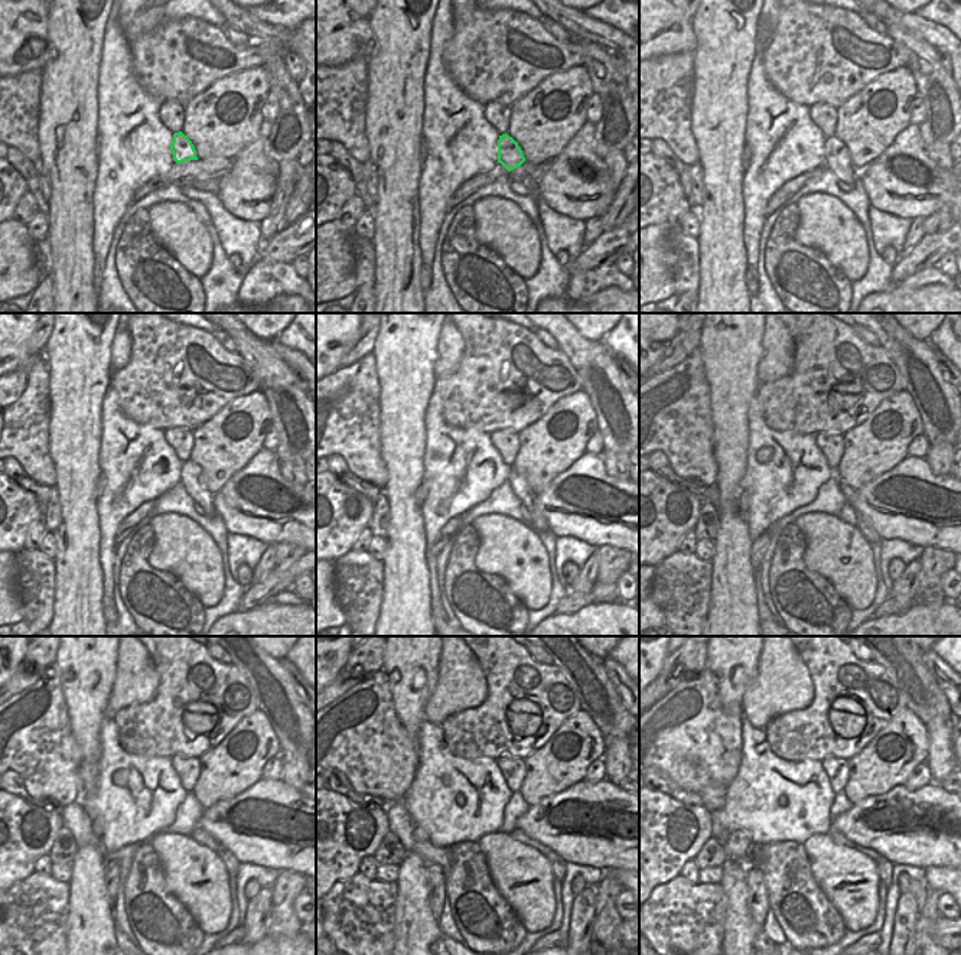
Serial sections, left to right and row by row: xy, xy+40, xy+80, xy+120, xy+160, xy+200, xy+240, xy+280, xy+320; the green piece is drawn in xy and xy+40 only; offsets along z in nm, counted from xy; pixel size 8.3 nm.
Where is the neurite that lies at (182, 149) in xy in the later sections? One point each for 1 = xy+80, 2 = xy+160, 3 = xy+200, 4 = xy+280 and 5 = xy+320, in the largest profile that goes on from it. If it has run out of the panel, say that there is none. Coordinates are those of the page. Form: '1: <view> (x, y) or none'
1: xy+80 (837, 159)
2: xy+160 (518, 485)
3: xy+200 (863, 524)
4: xy+280 (557, 864)
5: xy+320 (883, 866)

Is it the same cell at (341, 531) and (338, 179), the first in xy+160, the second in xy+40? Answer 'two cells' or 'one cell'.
one cell

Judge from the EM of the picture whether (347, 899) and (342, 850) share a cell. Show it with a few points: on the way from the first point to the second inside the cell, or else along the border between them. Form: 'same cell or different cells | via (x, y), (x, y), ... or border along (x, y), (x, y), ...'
different cells | border along (358, 872), (338, 880), (331, 889)

